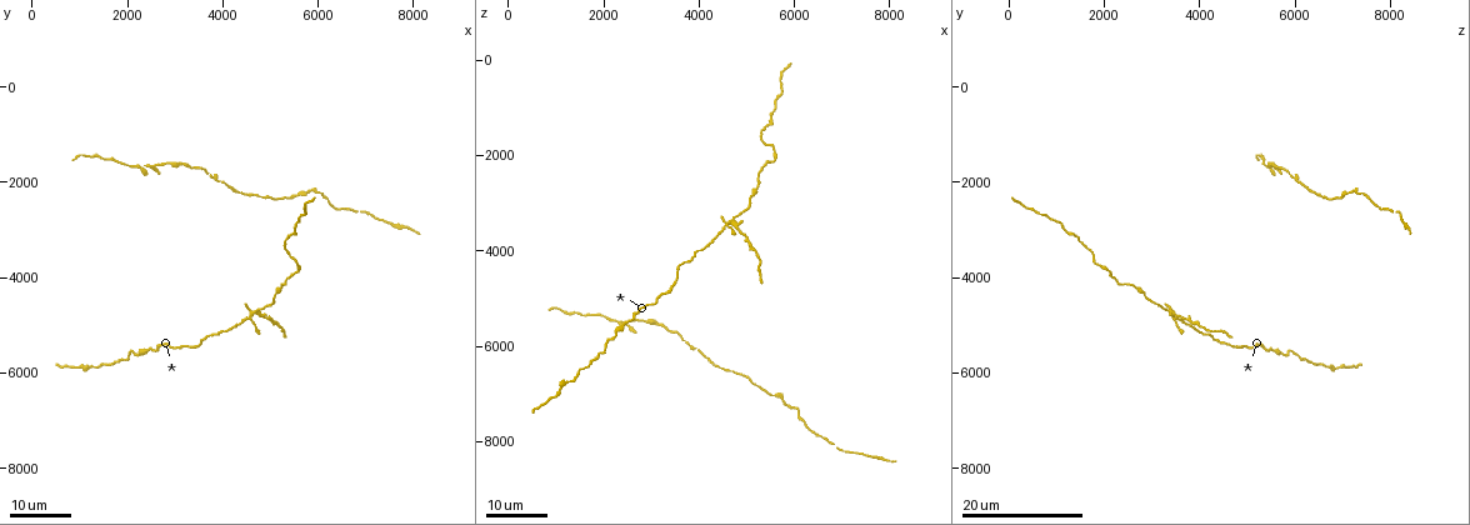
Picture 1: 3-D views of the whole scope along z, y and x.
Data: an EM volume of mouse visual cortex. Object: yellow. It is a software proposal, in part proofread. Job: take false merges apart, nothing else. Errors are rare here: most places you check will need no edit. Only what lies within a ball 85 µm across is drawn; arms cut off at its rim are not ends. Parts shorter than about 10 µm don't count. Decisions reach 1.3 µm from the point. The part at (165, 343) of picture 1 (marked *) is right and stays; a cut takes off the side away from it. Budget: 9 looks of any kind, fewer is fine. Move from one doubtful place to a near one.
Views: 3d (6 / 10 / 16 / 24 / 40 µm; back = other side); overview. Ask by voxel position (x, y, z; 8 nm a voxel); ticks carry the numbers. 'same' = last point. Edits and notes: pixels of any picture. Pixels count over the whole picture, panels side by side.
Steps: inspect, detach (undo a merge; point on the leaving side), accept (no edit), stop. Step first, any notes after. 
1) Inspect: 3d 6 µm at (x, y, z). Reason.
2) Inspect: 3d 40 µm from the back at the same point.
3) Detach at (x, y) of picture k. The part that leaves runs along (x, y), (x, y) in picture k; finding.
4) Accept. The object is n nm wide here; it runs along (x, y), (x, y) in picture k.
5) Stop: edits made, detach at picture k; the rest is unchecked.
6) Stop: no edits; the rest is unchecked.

Inspect: 3d 24 µm at (4550, 4800, 3450). Calibre changes.

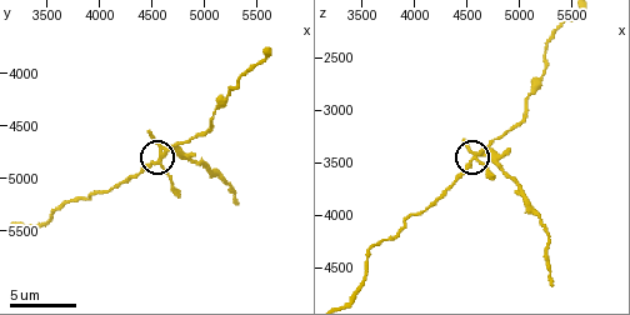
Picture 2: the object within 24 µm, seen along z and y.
Inspect: 3d 10 µm at (4580, 4780, 3420).

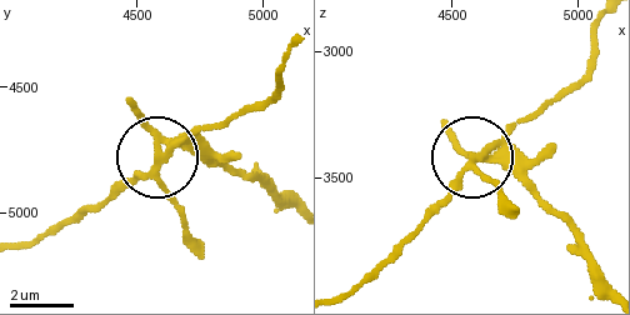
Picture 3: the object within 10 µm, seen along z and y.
Detach at (211, 150) of picture 3. The part that leaves runs along (168, 149), (198, 146), (294, 209) in picture 3; two cells meet here.

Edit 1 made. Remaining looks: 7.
Inspect: overview.

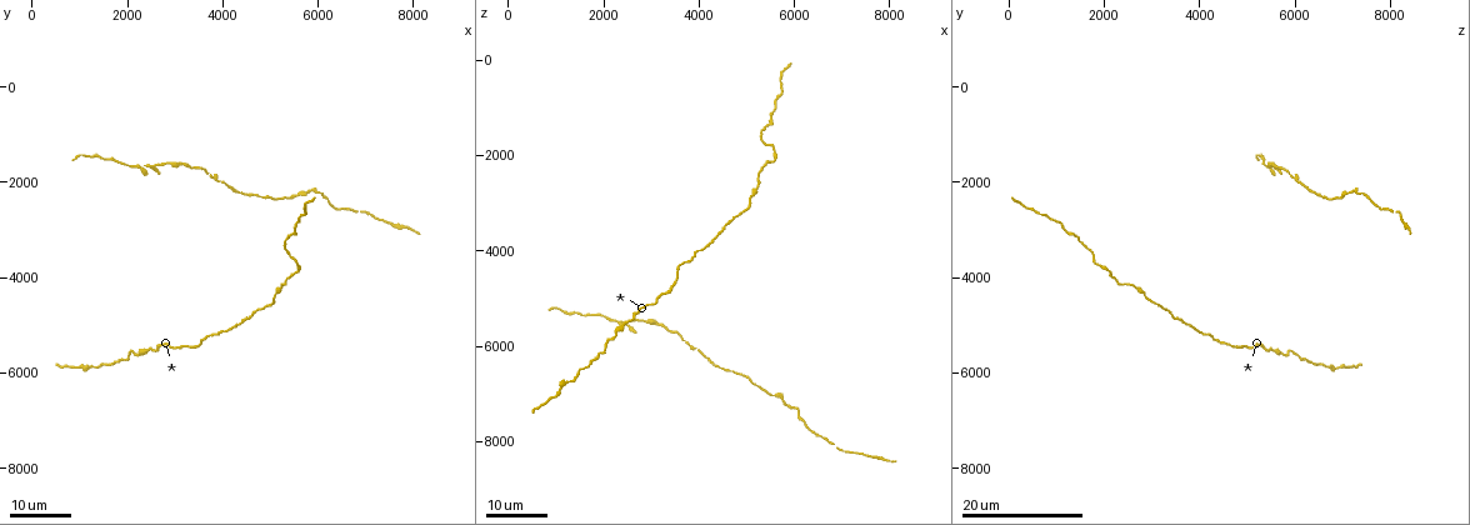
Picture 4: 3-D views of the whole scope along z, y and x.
Inspect: 3d 24 µm at (4950, 2300, 6650).

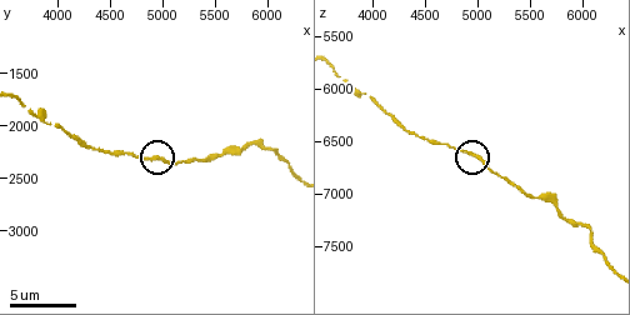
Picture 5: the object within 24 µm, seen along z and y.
Inspect: 3d 10 µm at (4900, 2300, 6600).

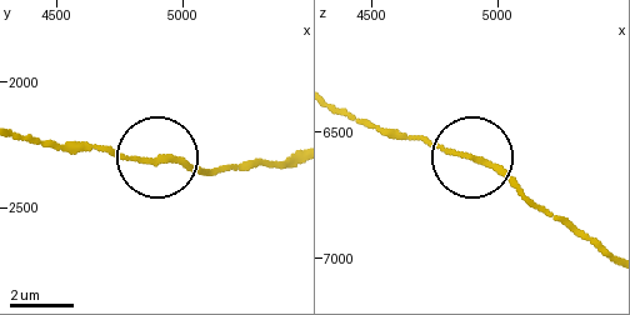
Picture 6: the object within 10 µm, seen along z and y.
Accept. It runs along (335, 106), (488, 163), (534, 205) in picture 6; all the same cell.

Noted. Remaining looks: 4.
Inspect: 3d 16 µm at (3250, 1700, 5600). Thick turns thin.

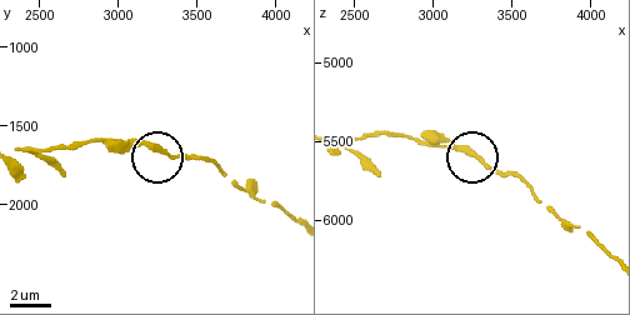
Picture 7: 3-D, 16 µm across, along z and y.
Inspect: 3d 6 µm at (3260, 1640, 5580).

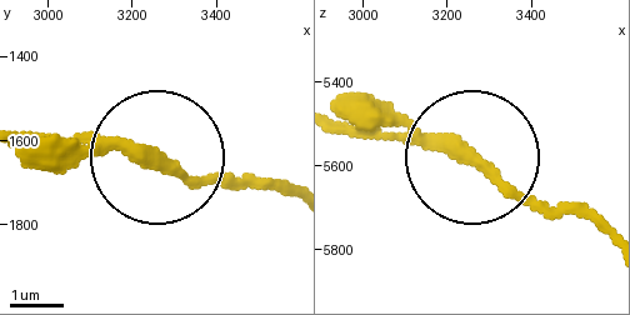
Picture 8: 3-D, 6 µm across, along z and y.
Accept. The object is 270 nm wide here; one cell here.

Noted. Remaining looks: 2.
Inspect: 3d 6 µm at (2380, 1660, 5500). Small branch off a trunk.

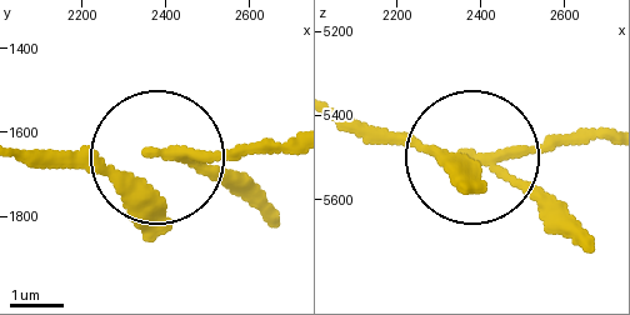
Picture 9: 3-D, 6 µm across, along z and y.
Inspect: 3d 6 µm from the back at (2385, 1660, 5495).

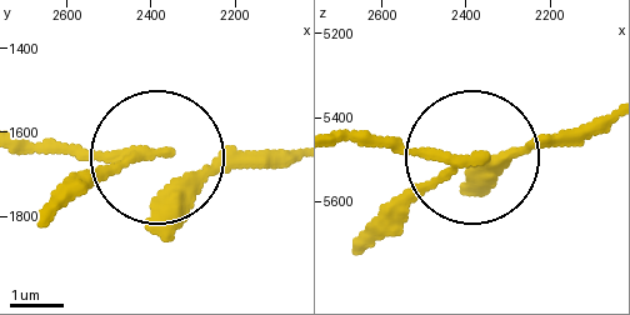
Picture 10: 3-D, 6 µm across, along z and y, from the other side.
Accept. 4 arms meet here; one cell here.

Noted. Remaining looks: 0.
Stop: edits made, detach at picture 3; the rest is unchecked.

